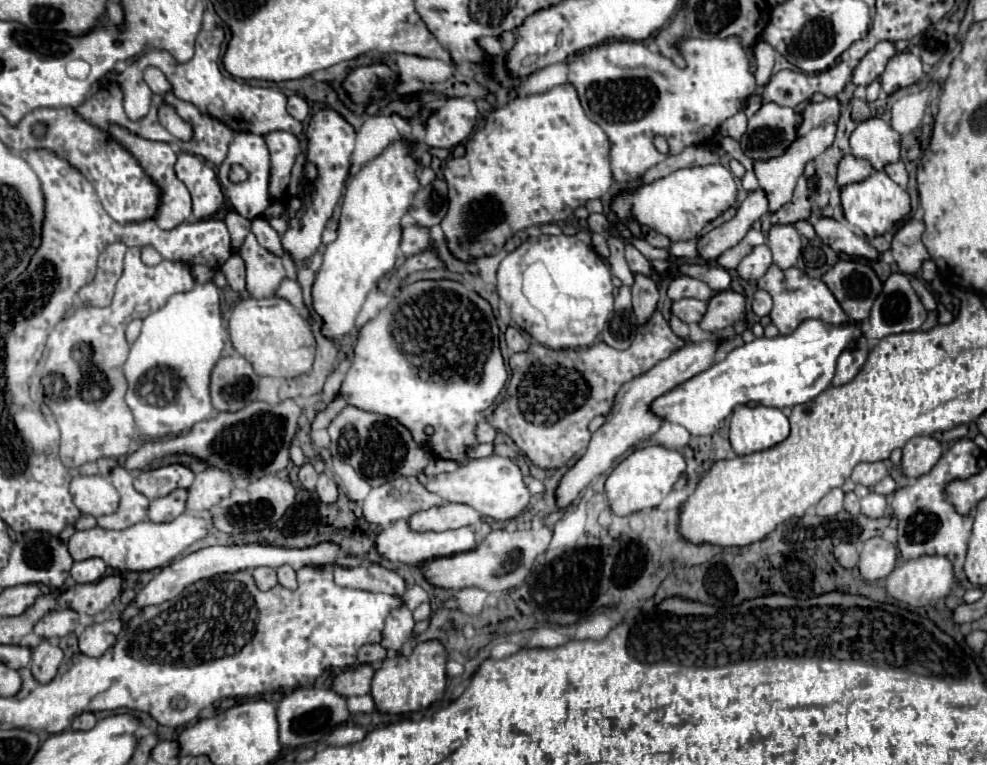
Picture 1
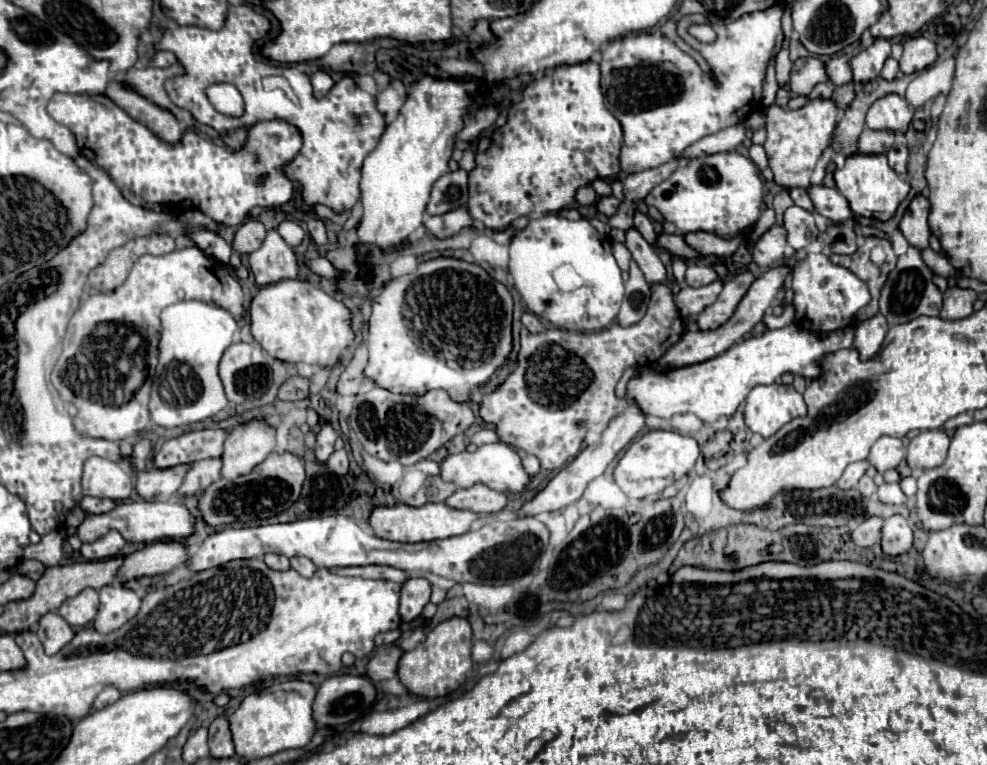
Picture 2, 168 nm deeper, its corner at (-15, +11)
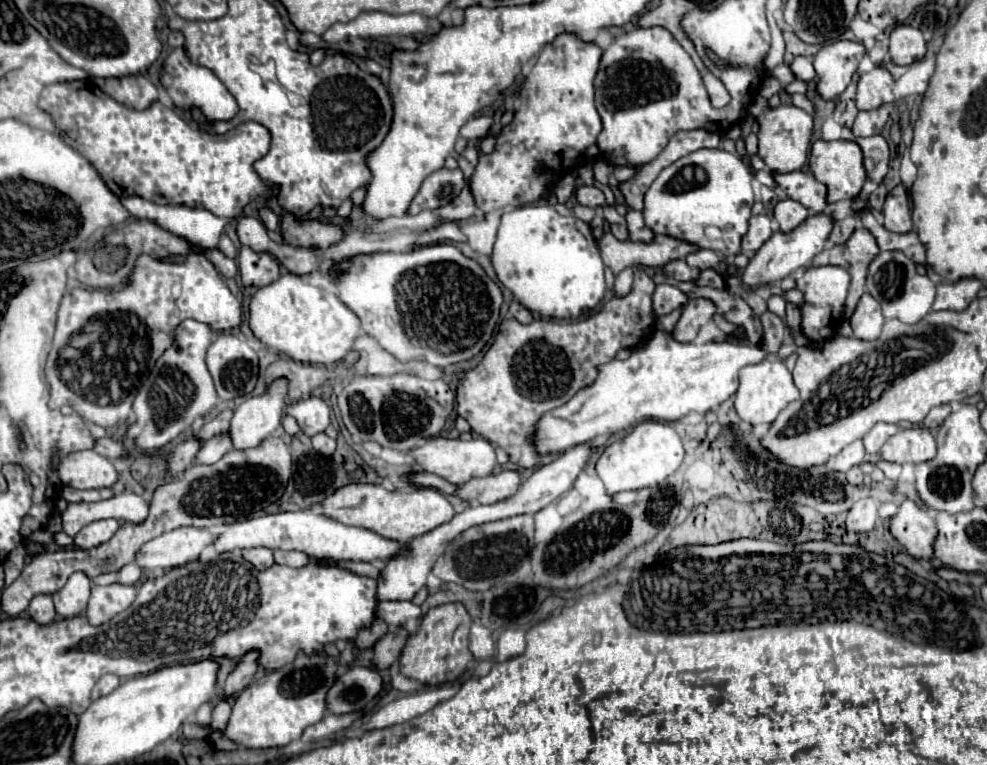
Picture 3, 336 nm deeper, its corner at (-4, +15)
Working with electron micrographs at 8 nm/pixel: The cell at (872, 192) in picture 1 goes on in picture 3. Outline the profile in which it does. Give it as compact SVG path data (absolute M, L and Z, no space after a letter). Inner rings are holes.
M815 141L811 147L809 169L813 169L813 177L827 187L829 203L855 199L863 191L863 185L867 181L867 171L863 167L863 153L855 141L833 141L833 143Z

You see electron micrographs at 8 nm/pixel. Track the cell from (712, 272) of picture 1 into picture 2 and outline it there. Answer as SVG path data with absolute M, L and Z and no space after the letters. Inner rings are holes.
M660 233L660 235L656 237L656 245L662 247L664 251L672 253L672 255L678 255L678 257L688 257L688 259L698 259L698 257L700 257L694 249L690 249L690 247L686 245L684 237L680 237L680 235Z

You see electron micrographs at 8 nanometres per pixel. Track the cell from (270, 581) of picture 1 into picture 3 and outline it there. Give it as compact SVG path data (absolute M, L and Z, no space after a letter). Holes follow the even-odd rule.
M257 547L257 549L243 549L243 557L253 563L253 567L257 569L269 569L275 559L273 559L273 551L265 549L265 547Z

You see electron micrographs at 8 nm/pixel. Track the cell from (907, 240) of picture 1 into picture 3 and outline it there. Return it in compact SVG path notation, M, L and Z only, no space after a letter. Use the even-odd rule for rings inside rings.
M897 185L887 197L889 199L885 201L883 207L885 229L893 233L909 233L913 229L913 223L911 223L911 207L909 207L909 197L905 187Z

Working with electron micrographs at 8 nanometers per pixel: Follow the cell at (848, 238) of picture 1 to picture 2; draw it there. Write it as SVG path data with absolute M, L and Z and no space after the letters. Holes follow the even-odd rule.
M810 185L810 189L806 191L814 203L814 211L828 217L834 223L844 223L852 219L852 211L848 207L846 197L834 189L834 187L826 187L826 185Z

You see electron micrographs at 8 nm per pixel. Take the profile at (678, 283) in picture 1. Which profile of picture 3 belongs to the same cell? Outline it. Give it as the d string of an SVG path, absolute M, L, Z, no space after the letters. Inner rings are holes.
M671 261L663 267L667 277L673 277L677 281L697 281L699 279L699 269L689 267L685 261Z

